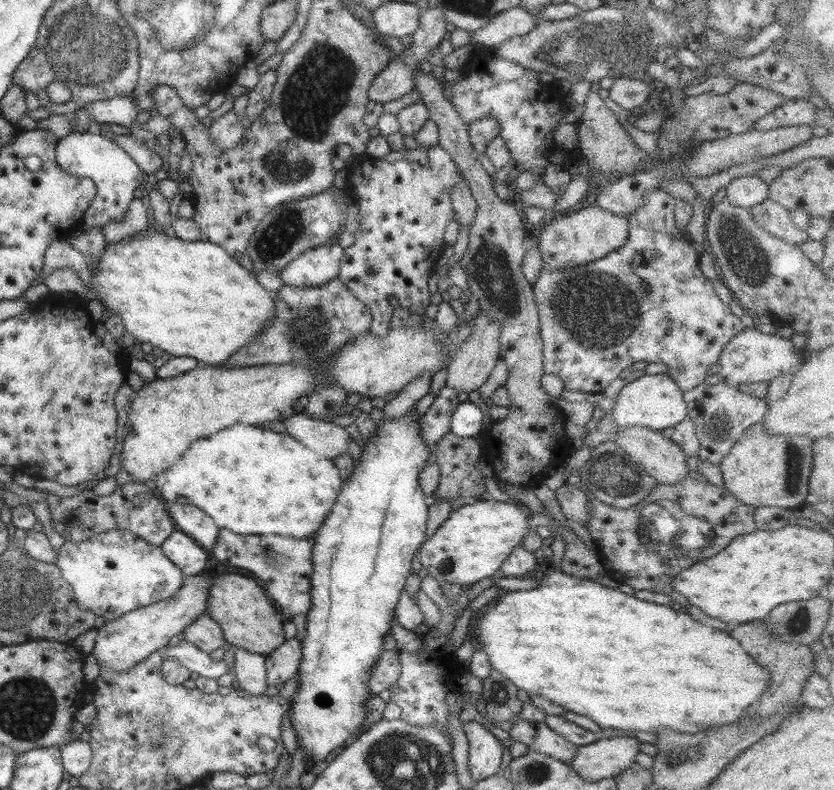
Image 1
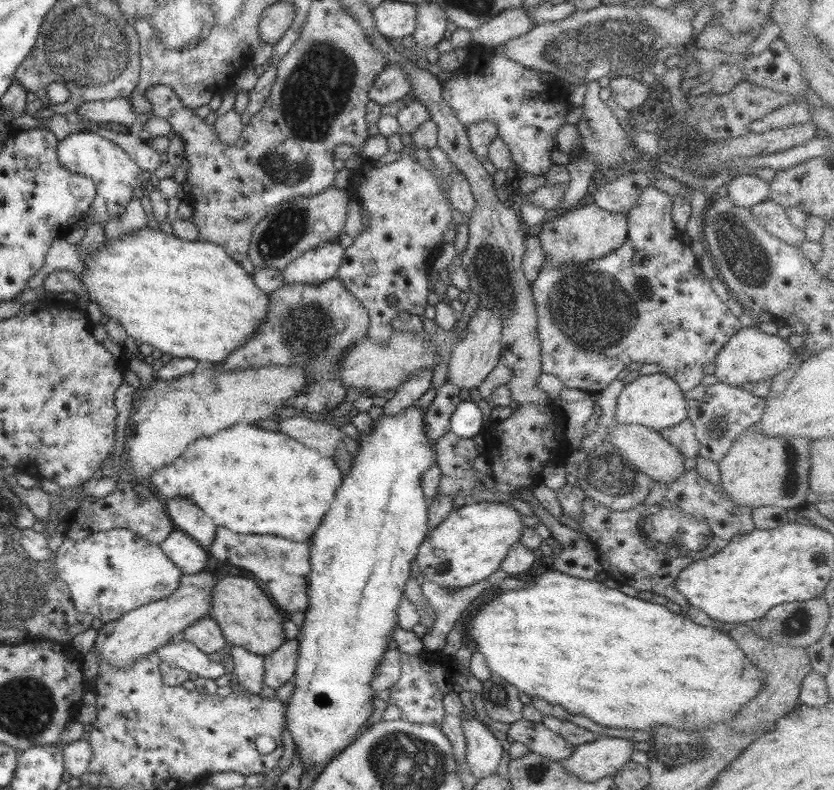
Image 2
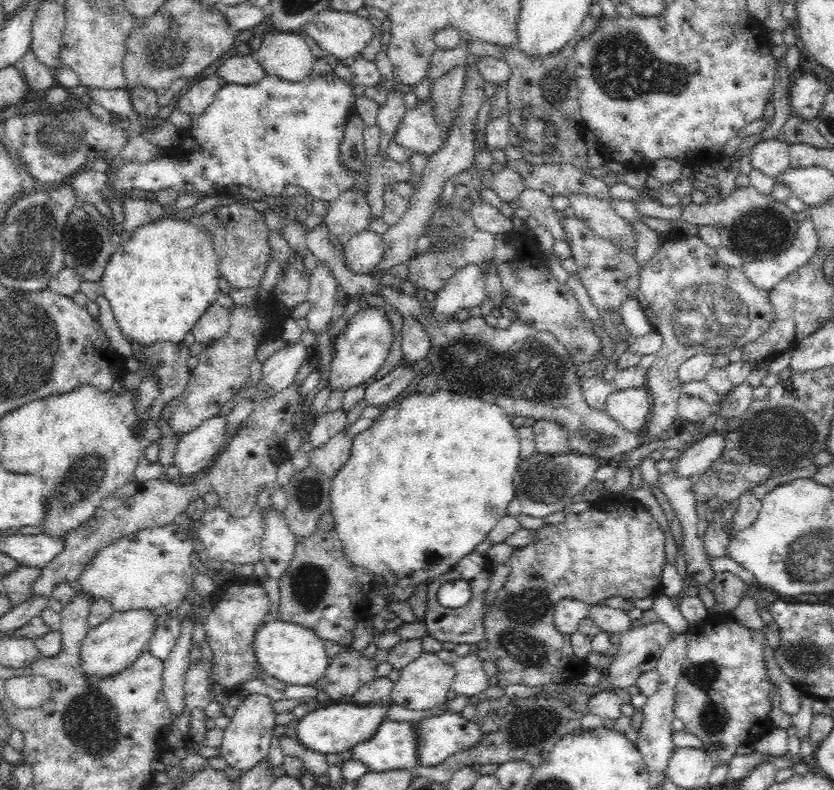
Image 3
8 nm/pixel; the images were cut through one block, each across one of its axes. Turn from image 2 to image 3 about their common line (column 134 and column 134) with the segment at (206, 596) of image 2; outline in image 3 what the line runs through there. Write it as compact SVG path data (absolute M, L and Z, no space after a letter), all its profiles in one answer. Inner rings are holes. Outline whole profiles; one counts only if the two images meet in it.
M146 609L116 612L109 619L88 631L80 646L82 671L88 677L110 677L120 674L134 664L146 650L149 638L156 630L156 618Z

